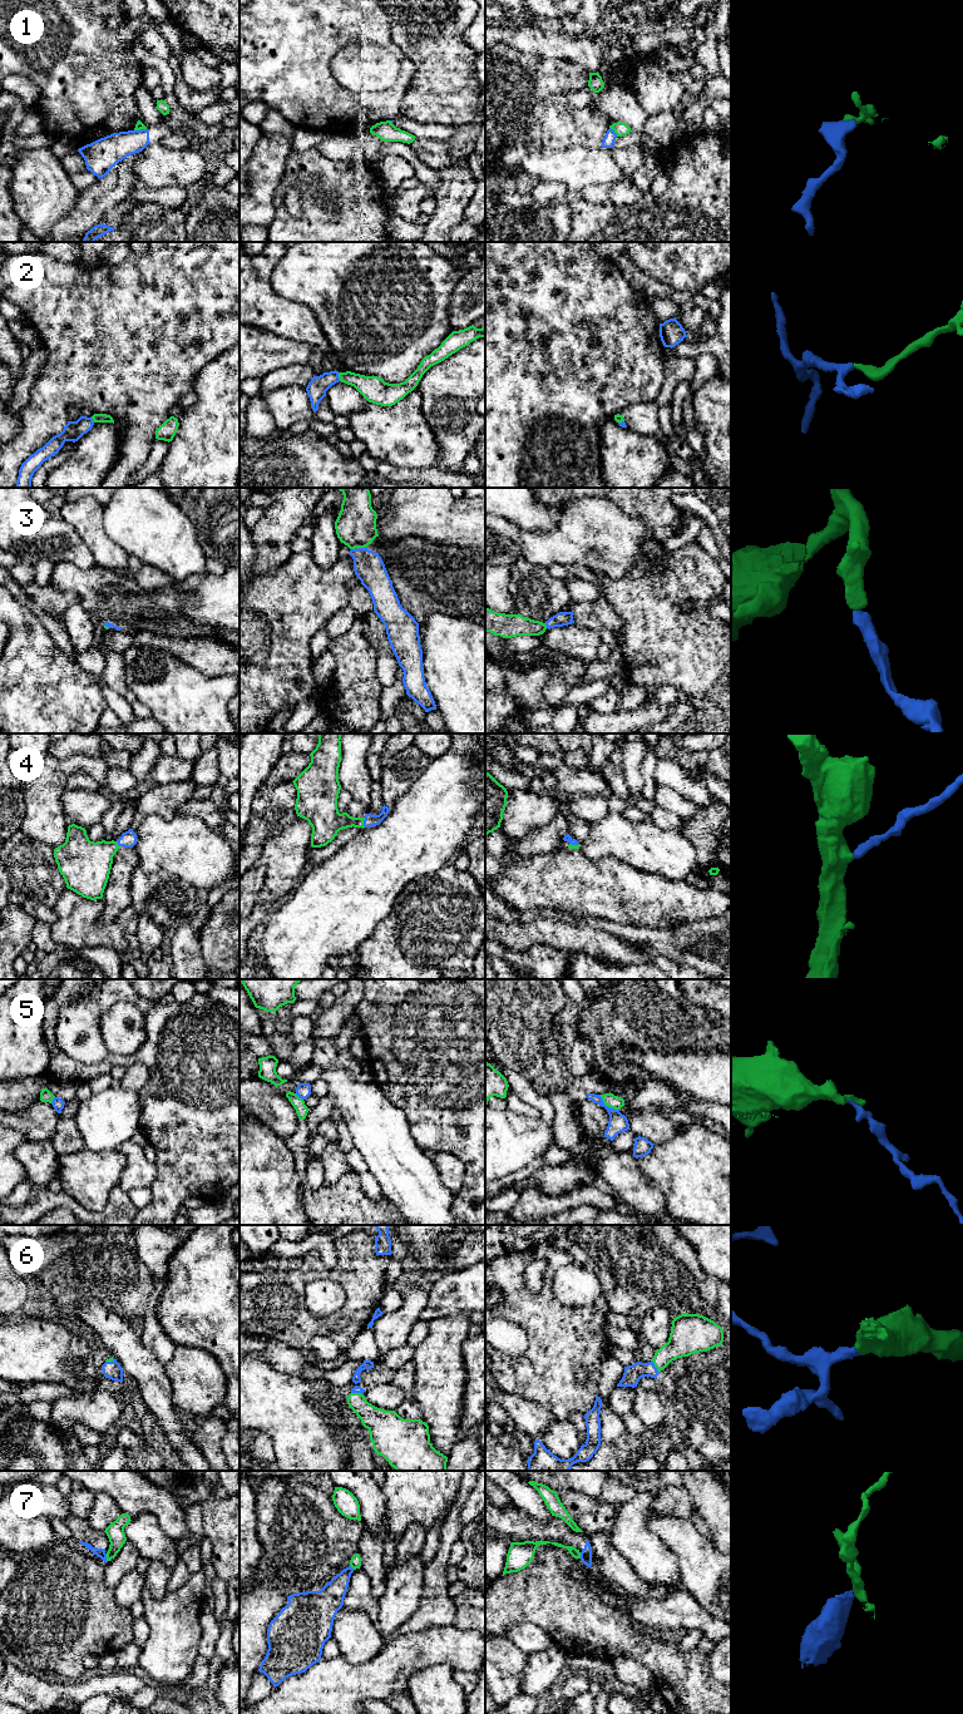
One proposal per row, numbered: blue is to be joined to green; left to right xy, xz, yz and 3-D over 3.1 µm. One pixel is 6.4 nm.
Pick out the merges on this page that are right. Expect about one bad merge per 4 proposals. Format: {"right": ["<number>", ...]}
{"right": ["2", "3", "4", "6"]}

